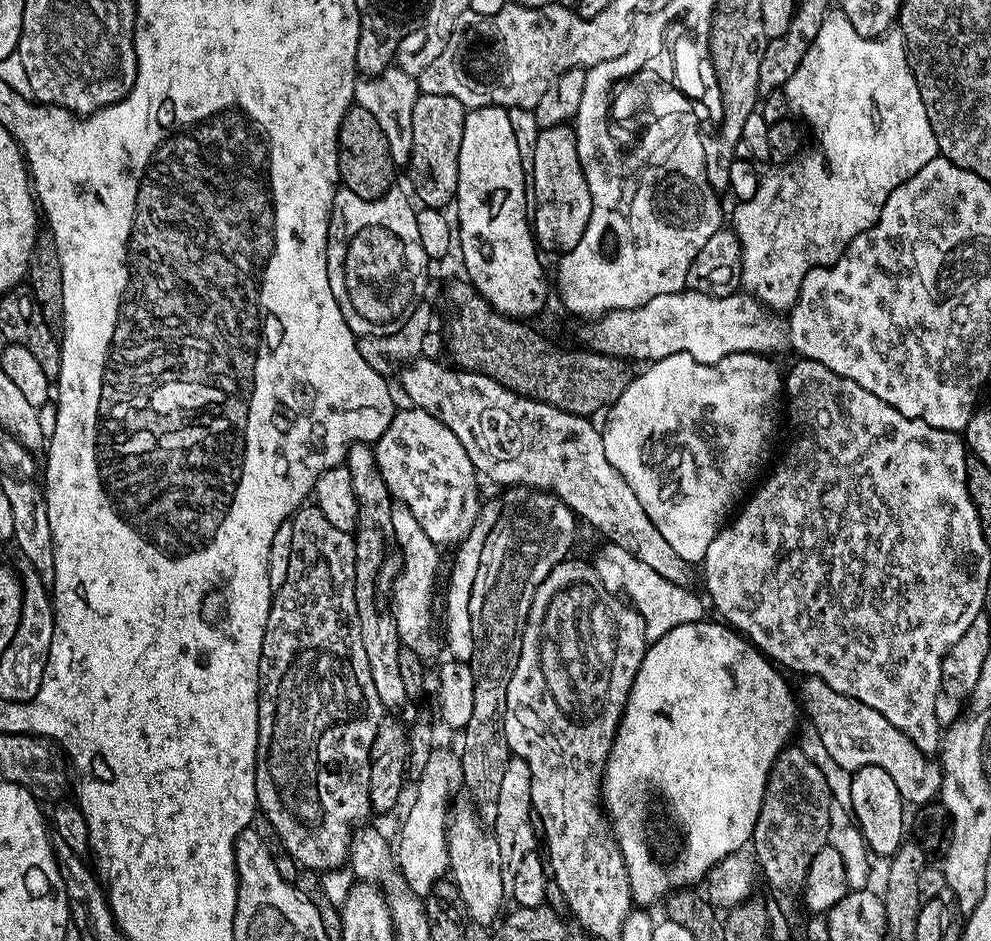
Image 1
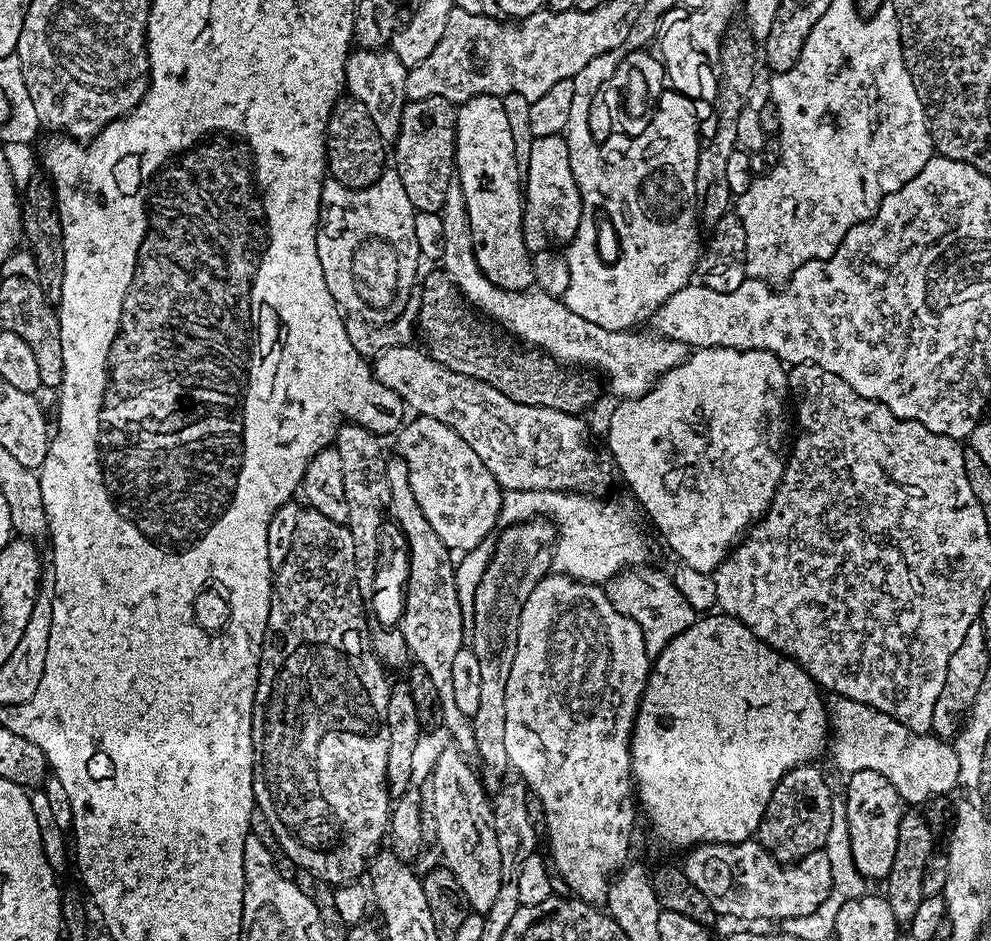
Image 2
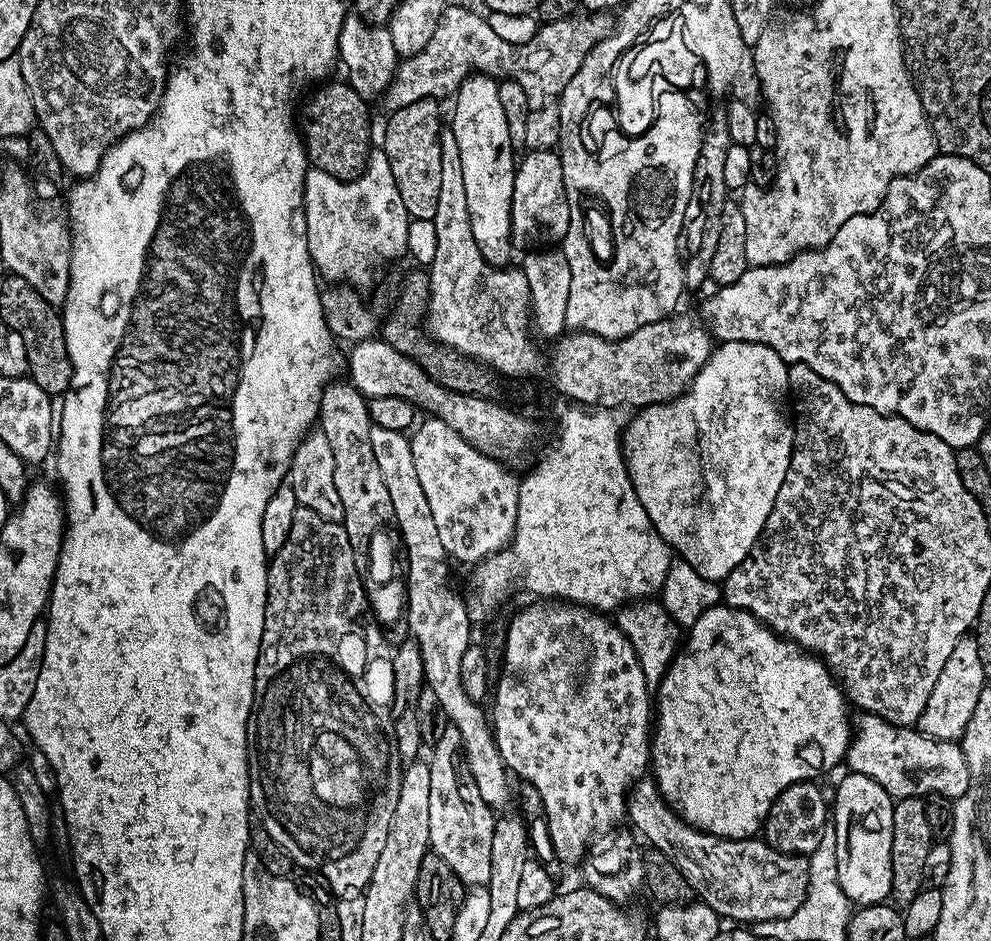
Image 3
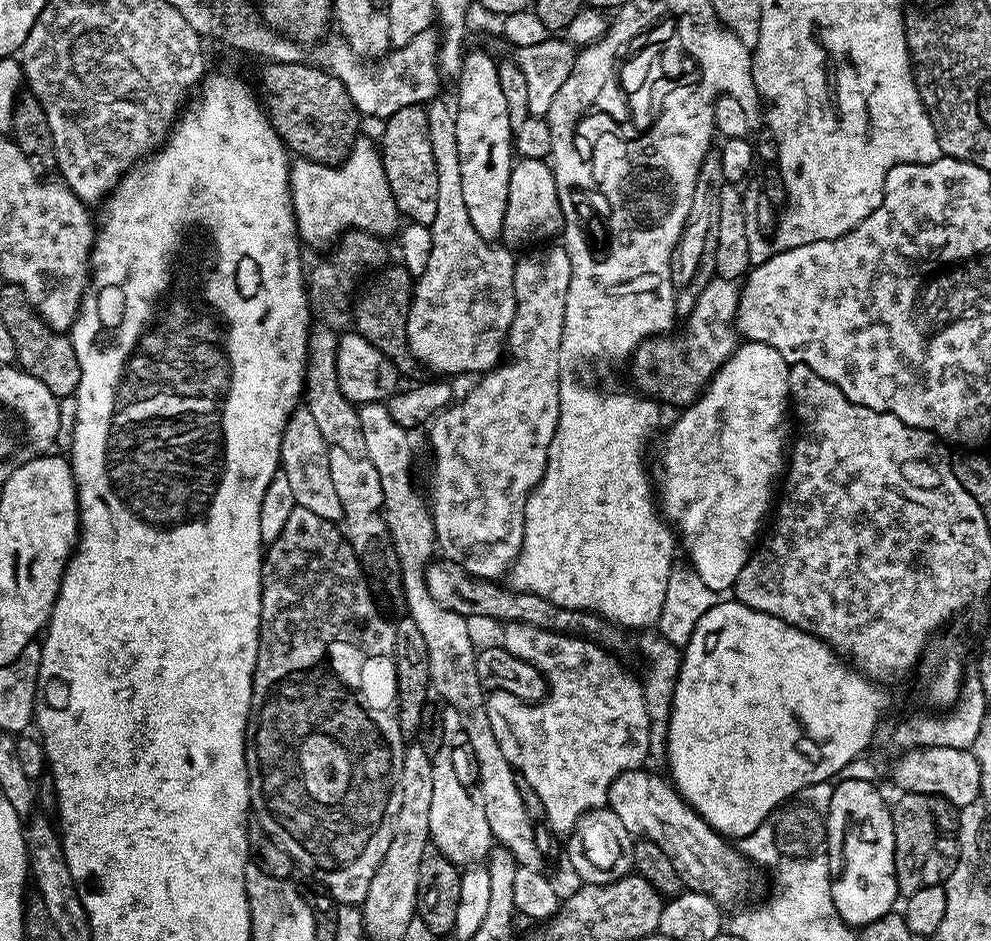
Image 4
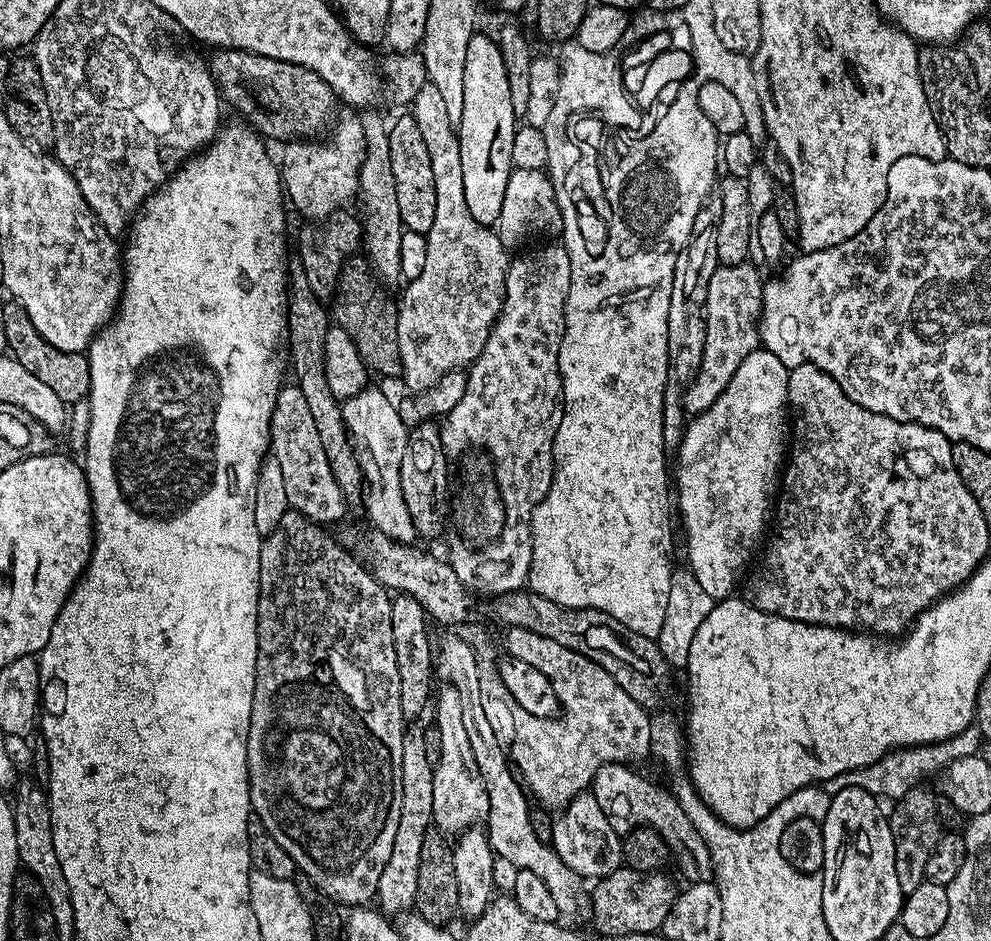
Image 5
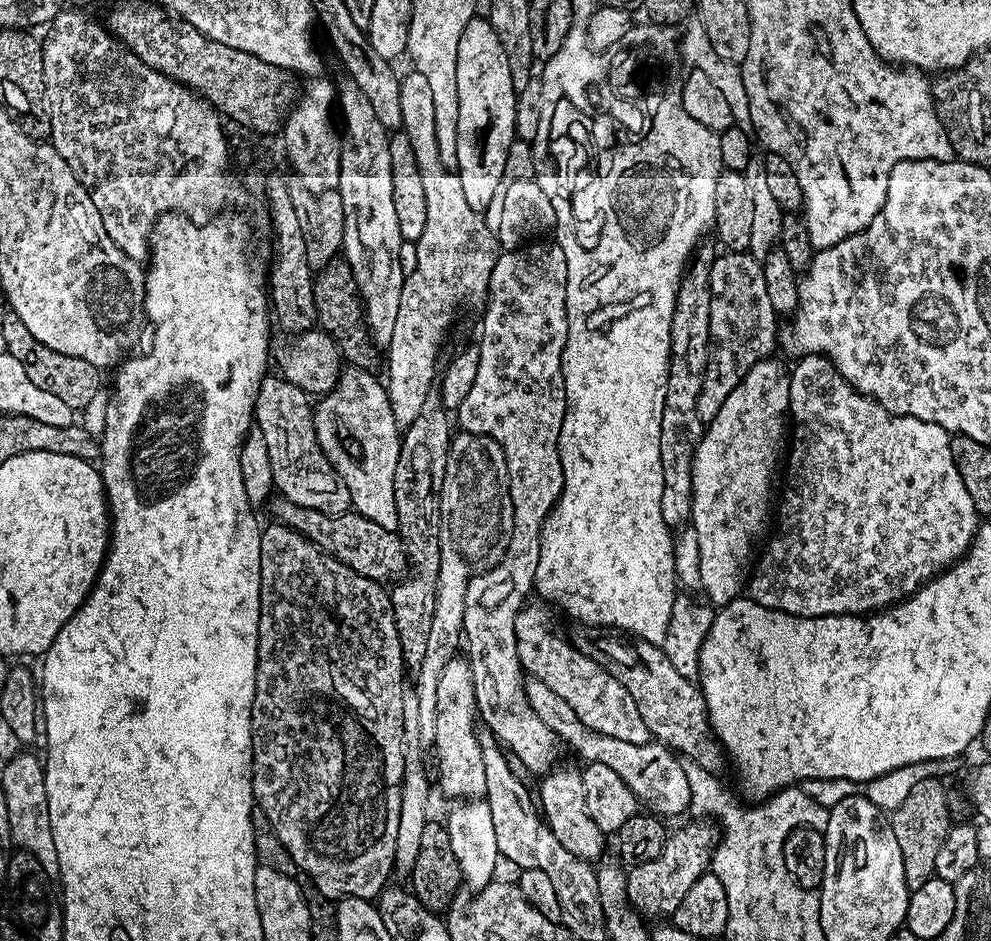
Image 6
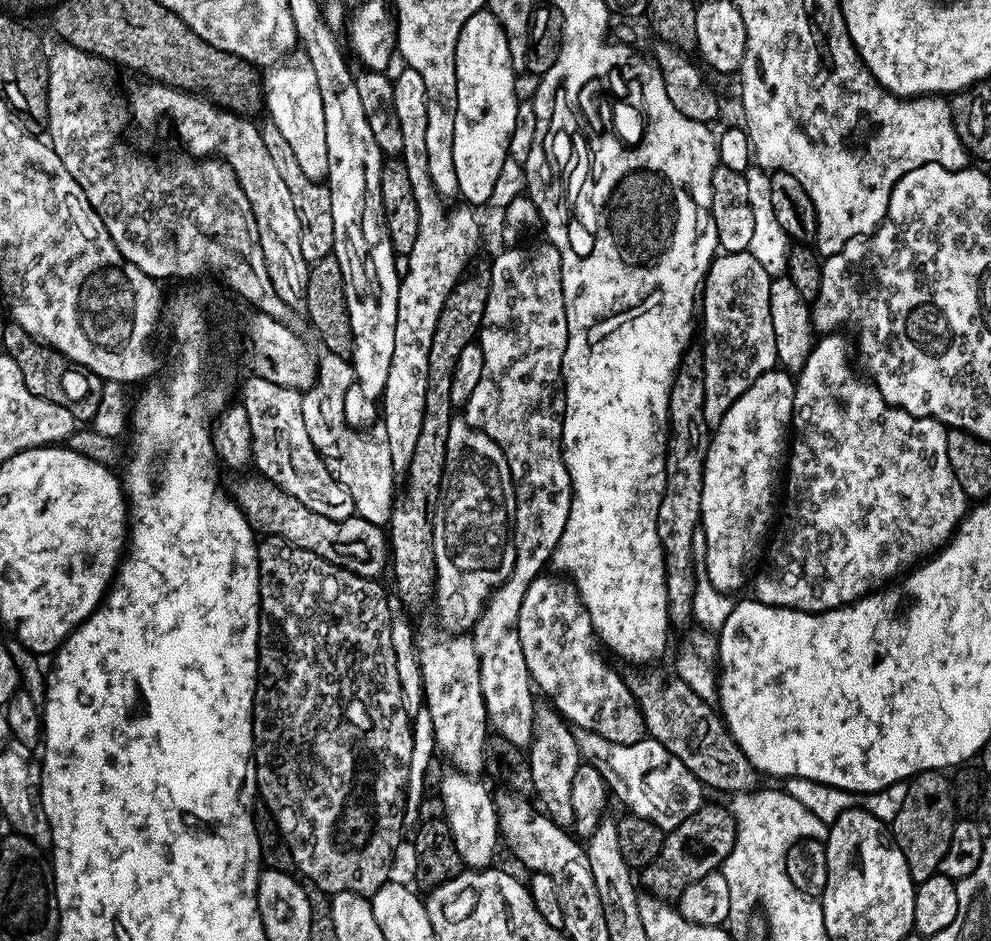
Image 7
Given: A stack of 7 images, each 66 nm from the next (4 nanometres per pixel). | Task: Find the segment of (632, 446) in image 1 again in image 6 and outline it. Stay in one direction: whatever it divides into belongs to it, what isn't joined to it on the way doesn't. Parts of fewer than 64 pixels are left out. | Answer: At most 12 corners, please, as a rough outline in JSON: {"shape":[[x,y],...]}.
{"shape":[[760,360],[707,421],[690,527],[713,605],[773,511],[790,372]]}

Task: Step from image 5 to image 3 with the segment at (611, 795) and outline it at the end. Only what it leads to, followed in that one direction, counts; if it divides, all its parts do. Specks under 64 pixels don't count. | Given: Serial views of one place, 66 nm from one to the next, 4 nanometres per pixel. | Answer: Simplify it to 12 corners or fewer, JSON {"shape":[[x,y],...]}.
{"shape":[[655,779],[626,820],[725,921],[781,920],[803,902],[805,857],[711,836]]}

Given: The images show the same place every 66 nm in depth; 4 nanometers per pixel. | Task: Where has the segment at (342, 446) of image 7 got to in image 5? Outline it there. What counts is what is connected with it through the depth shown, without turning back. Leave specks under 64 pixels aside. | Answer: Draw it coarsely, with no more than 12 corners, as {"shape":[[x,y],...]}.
{"shape":[[368,386],[343,401],[367,523],[417,539],[402,498],[409,425]]}

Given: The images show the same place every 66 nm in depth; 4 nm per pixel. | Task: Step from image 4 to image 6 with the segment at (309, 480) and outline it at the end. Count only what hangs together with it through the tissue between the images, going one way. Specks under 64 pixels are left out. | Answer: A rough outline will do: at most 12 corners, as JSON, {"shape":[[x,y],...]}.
{"shape":[[279,375],[256,391],[275,491],[338,516],[352,499],[316,440],[313,401]]}

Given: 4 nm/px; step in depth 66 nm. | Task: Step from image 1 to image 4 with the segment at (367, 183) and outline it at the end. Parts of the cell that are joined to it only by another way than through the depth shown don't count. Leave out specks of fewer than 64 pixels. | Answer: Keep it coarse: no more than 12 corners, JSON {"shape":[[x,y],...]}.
{"shape":[[265,63],[262,107],[289,153],[343,164],[362,117],[315,63]]}

